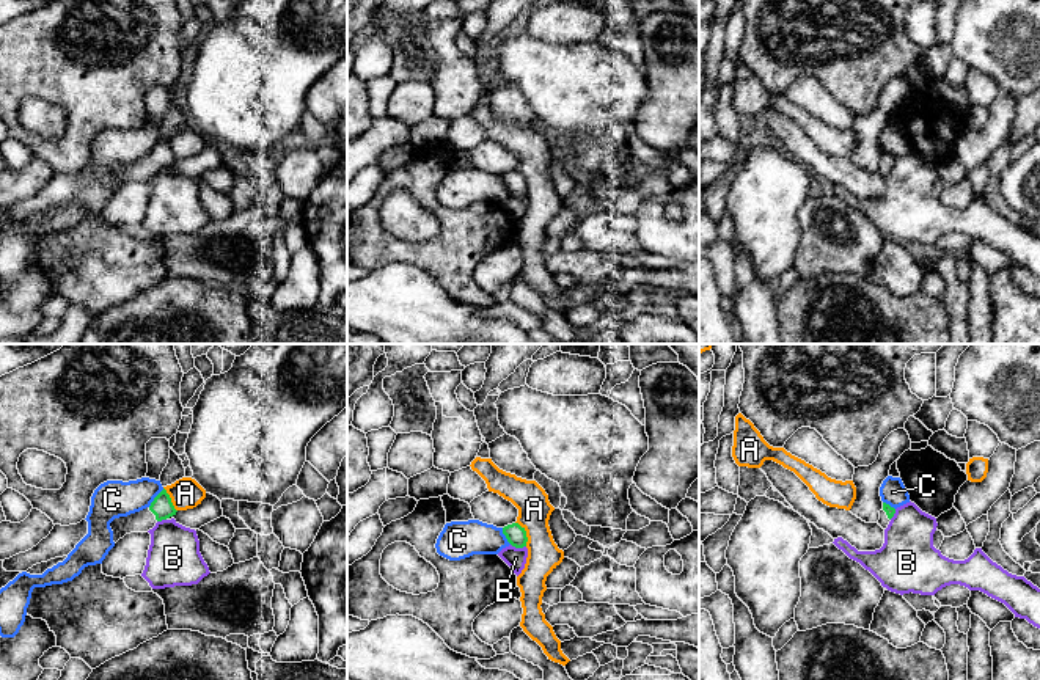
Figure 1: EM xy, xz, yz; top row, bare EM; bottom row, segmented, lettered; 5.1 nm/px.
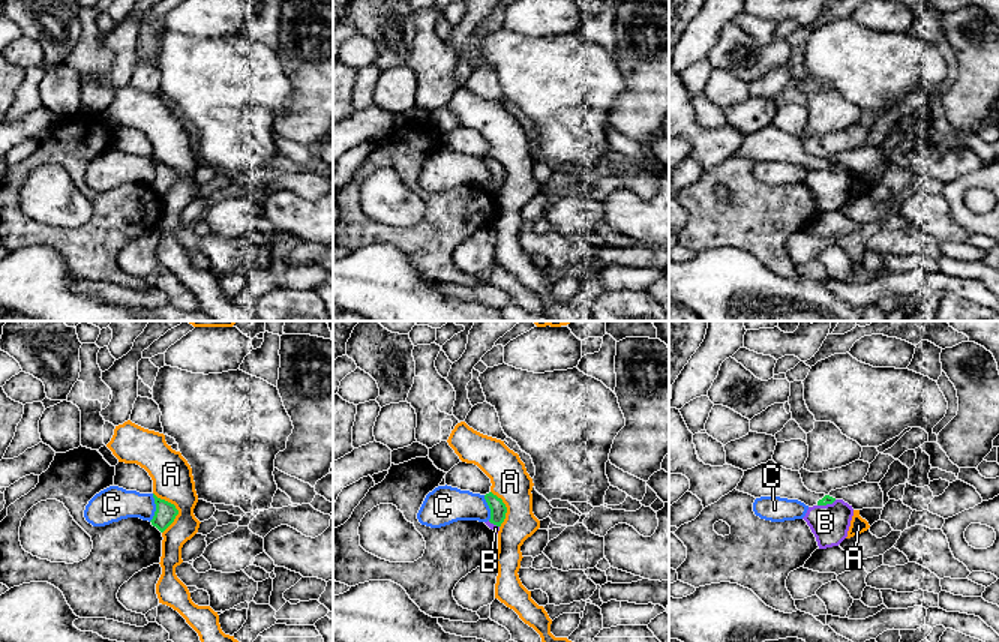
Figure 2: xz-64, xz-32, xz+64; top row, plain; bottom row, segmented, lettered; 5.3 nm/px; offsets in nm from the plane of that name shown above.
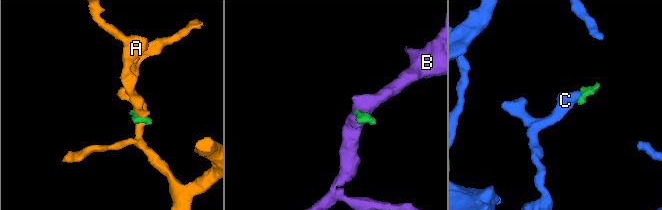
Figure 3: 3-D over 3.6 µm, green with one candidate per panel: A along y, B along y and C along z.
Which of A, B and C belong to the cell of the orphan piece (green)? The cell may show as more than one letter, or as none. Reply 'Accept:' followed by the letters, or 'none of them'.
Accept: none of them

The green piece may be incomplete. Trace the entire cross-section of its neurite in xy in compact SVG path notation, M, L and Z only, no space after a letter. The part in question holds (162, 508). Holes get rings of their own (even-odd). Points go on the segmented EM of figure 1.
M163 488L154 498L149 507L127 517L115 518L110 523L113 531L113 542L116 543L119 539L130 532L148 532L156 526L157 521L167 520L176 515L176 512L178 510L174 509L170 495Z

